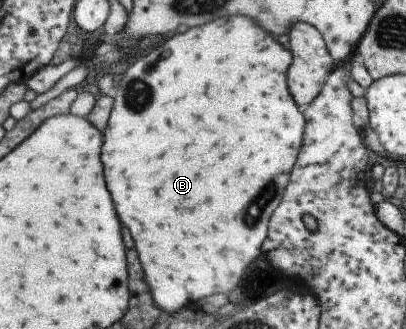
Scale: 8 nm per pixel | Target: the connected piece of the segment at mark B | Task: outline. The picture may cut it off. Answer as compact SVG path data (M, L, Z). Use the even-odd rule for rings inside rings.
M232 16L166 38L158 48L136 59L122 74L109 125L104 132L105 142L101 159L106 168L106 182L110 184L110 192L114 192L114 202L118 204L118 214L122 216L122 224L130 228L136 240L155 303L161 309L173 313L188 307L190 303L197 303L200 298L218 292L228 292L230 296L242 280L246 266L250 266L262 254L264 240L268 238L270 218L284 198L305 138L305 114L300 112L300 106L288 88L288 70L293 67L293 52L290 49L286 50L274 34L258 26L248 16Z

